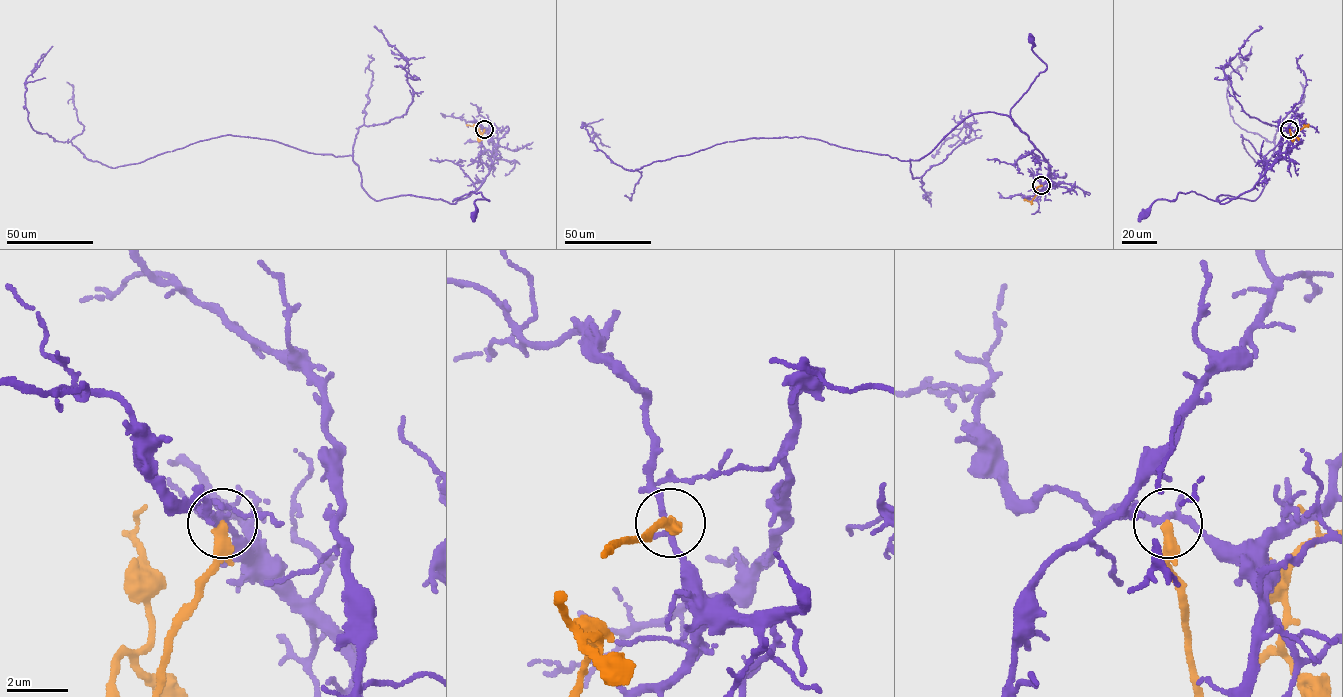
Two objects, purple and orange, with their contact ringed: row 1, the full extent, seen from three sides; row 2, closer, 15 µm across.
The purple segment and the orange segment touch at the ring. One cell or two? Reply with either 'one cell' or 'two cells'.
two cells

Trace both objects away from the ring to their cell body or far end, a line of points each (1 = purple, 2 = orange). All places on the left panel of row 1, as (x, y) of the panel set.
1: (484, 129), (497, 144), (491, 169), (476, 190), (452, 201), (481, 192), (489, 201), (476, 199), (473, 214)
2: (484, 129), (479, 141), (479, 130), (466, 124)

